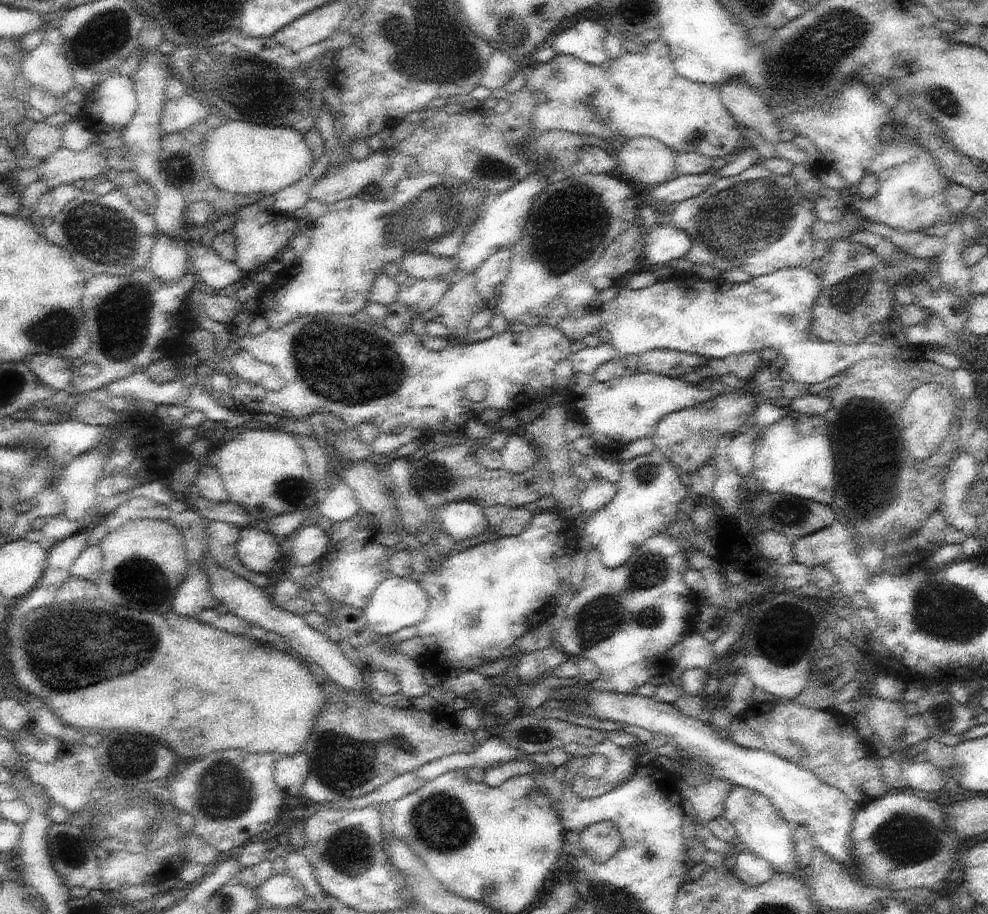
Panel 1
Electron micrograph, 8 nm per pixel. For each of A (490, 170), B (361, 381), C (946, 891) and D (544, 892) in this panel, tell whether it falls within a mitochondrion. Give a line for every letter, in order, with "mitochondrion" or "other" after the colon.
A: mitochondrion
B: mitochondrion
C: other
D: other

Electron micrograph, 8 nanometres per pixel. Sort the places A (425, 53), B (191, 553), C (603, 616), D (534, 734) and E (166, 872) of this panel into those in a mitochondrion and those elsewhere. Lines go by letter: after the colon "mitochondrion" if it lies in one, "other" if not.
A: mitochondrion
B: other
C: mitochondrion
D: mitochondrion
E: other

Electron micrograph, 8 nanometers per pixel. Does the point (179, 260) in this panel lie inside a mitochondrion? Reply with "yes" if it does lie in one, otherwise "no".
no

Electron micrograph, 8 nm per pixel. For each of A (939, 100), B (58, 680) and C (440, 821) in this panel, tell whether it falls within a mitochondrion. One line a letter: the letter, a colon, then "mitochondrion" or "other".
A: mitochondrion
B: mitochondrion
C: mitochondrion

